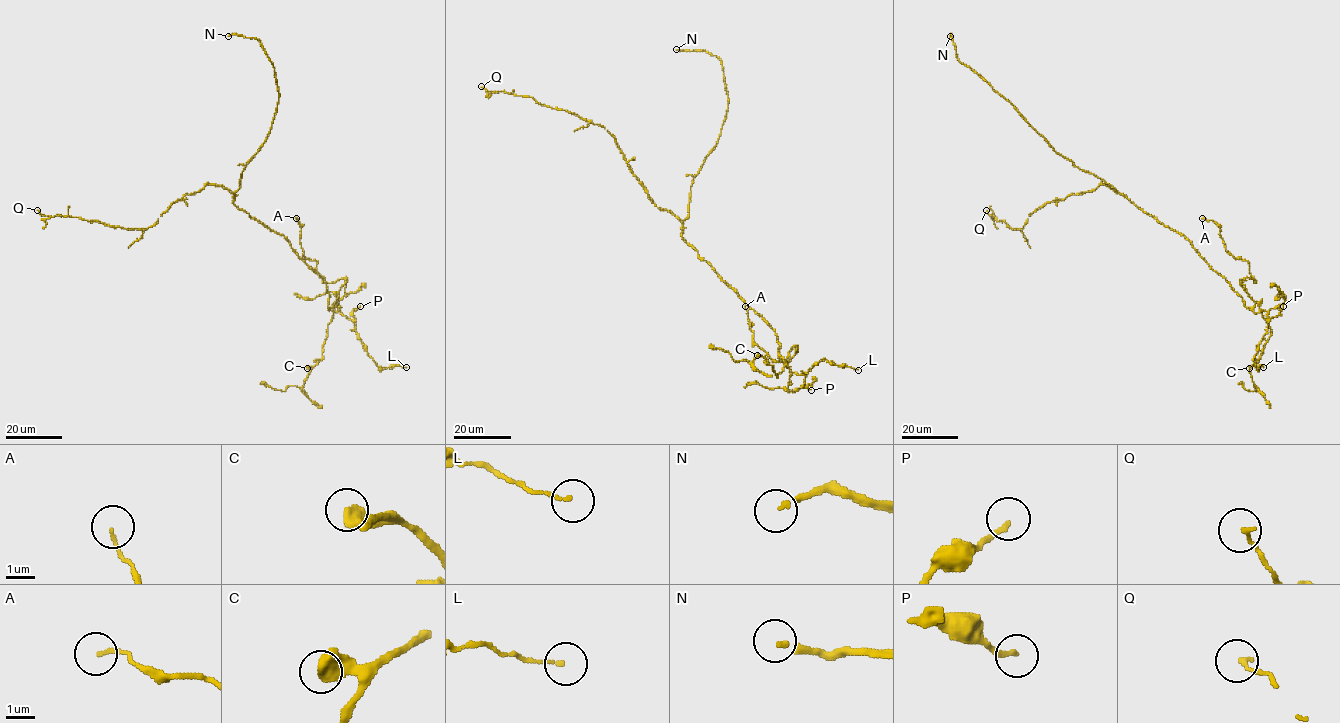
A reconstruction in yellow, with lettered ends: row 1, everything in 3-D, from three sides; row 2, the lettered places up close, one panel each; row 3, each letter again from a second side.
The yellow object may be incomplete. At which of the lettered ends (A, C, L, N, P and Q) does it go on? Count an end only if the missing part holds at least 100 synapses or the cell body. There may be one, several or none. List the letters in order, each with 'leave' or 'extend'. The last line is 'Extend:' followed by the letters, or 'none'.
A: leave
C: leave
L: leave
N: extend
P: leave
Q: leave
Extend: N

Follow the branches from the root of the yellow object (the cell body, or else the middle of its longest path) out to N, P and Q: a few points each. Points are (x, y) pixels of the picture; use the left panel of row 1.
N: (255, 219), (234, 203), (234, 193), (244, 168), (267, 136), (279, 90), (262, 44), (228, 36)
P: (255, 219), (281, 233), (324, 279), (328, 307), (334, 313), (339, 311), (352, 321), (352, 311), (360, 306)
Q: (255, 219), (234, 203), (232, 192), (209, 184), (174, 201), (145, 229), (69, 216), (49, 217), (37, 210)

